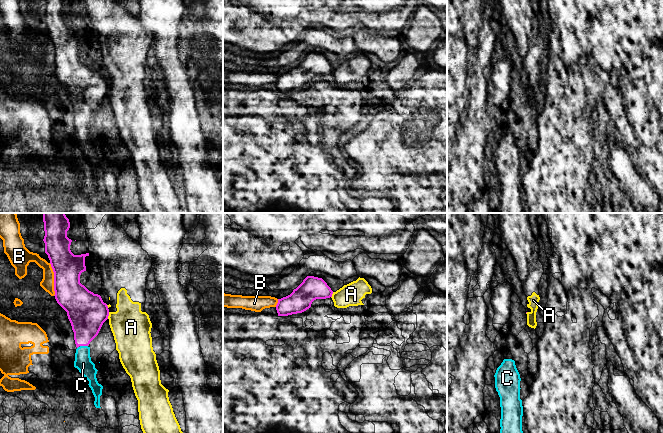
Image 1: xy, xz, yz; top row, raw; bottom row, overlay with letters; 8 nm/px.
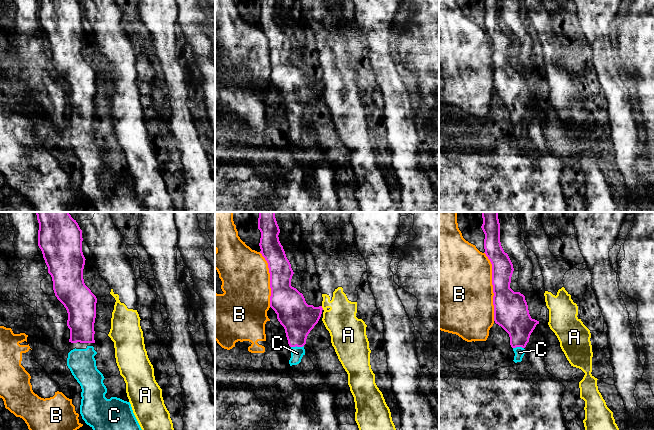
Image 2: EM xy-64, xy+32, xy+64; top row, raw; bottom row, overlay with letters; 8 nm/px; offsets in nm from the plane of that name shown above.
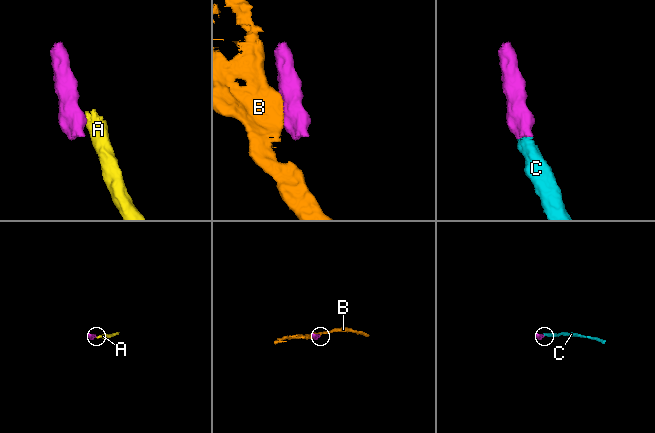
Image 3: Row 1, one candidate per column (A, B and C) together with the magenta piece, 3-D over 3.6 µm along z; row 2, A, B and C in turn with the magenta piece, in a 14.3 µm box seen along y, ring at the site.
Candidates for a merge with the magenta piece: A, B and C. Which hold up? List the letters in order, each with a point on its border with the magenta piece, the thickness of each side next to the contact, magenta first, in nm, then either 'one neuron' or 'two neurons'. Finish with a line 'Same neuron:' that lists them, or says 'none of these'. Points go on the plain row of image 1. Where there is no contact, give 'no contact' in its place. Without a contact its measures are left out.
A: xy (108, 91) | 320/320 nm | two neurons
B: xy (54, 55) | 240/110 nm | two neurons
C: xy (84, 121) | 300/140 nm | one neuron
Same neuron: C

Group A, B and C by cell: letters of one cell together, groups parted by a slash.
A / B / C

